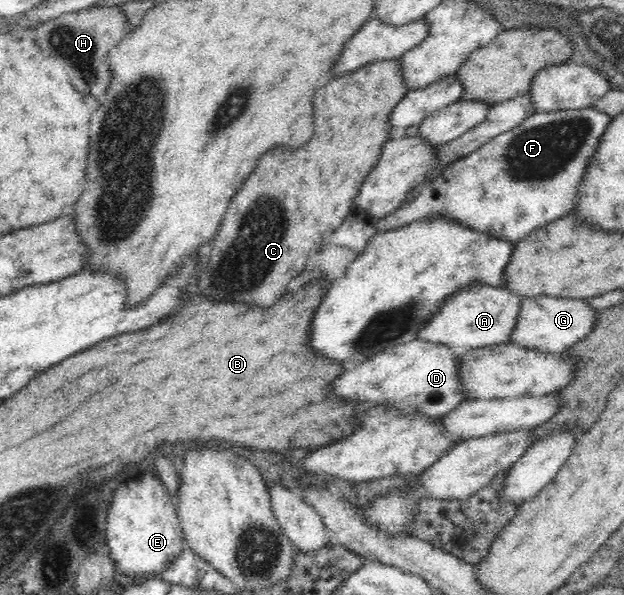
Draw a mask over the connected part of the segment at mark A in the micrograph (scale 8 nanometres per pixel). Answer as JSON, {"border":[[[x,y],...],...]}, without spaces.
{"border":[[[483,282],[463,286],[445,299],[430,321],[418,331],[416,339],[466,349],[508,343],[509,336],[516,328],[521,302],[520,296],[504,287],[489,286]]]}

